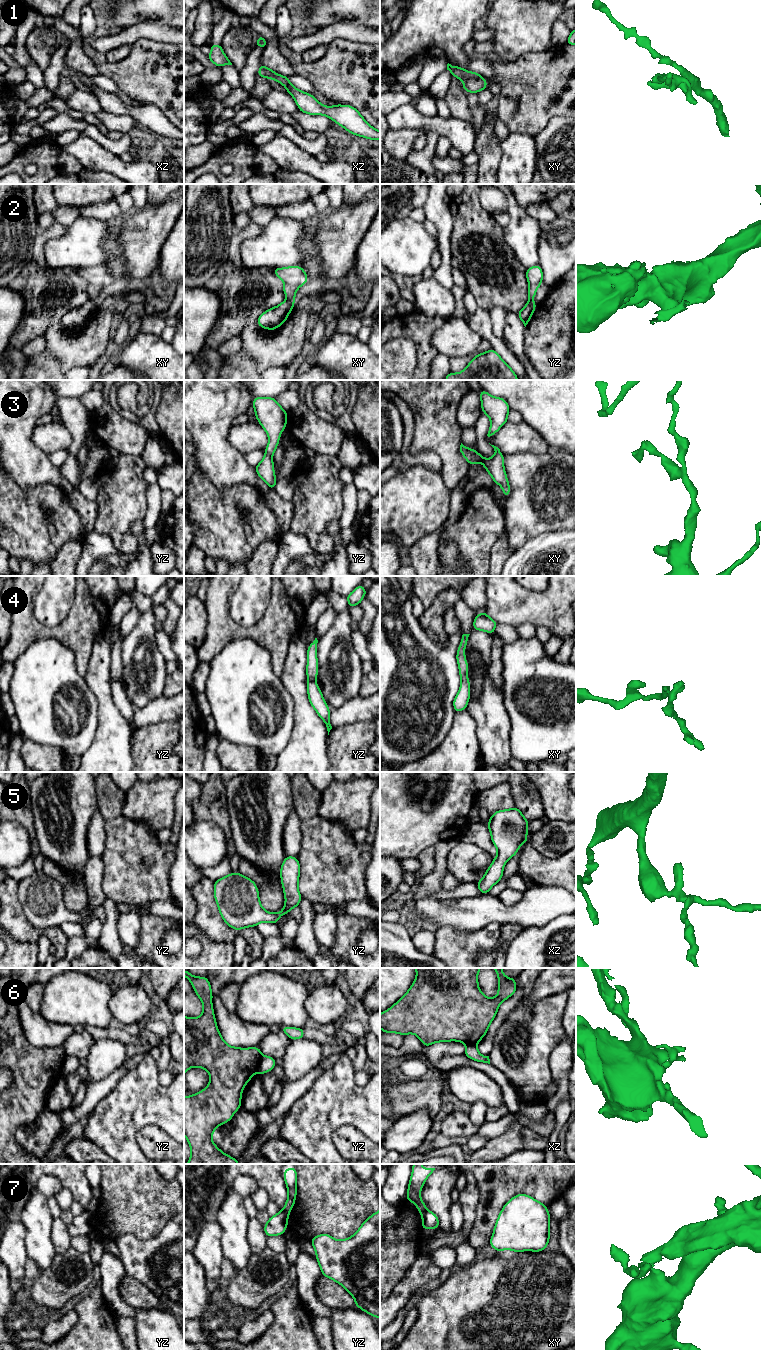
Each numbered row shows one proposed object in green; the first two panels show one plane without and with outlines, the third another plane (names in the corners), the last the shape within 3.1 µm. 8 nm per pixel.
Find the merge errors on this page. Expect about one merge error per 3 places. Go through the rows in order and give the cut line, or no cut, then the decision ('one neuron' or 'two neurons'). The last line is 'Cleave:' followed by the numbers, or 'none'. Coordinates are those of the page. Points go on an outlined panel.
1: xz (260, 67), (269, 70), (276, 78) | two neurons
2: xy (287, 299), (293, 305) | two neurons
3: no cut | one neuron
4: no cut | one neuron
5: no cut | one neuron
6: yz (262, 1055), (259, 1061), (258, 1072) | two neurons
7: yz (282, 1210), (288, 1213) | two neurons
Cleave: 1, 2, 6, 7

